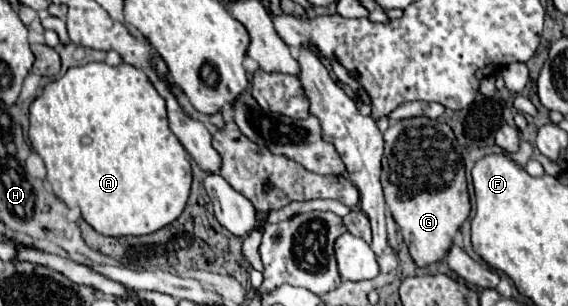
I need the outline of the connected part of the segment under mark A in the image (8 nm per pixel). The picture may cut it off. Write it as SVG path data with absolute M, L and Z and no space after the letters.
M89 63L83 67L73 67L69 69L63 77L47 83L43 87L43 93L31 103L29 109L29 119L31 119L31 127L29 127L29 141L33 145L33 149L41 155L45 167L47 167L47 183L51 185L53 193L65 201L65 205L77 205L81 209L83 219L101 235L107 237L123 237L123 235L149 235L155 233L157 229L163 229L165 225L173 223L187 204L191 189L191 157L184 149L183 145L177 141L177 137L173 135L173 131L169 129L167 123L167 111L165 111L165 101L163 97L155 91L155 87L151 85L149 77L145 75L145 71L133 67L133 65L119 65L119 67L109 67L107 63Z

